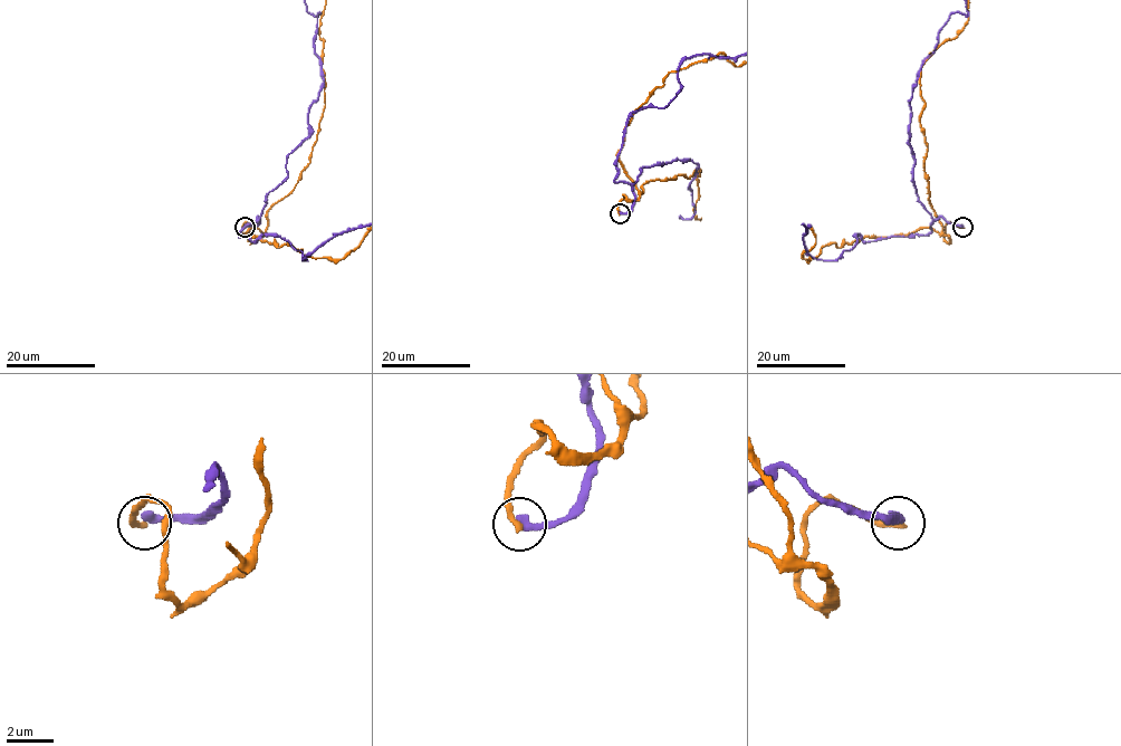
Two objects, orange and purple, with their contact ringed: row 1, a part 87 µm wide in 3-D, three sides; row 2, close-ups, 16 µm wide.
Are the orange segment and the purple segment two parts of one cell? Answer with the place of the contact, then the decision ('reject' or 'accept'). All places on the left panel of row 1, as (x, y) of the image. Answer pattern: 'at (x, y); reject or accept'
at (245, 227); reject

